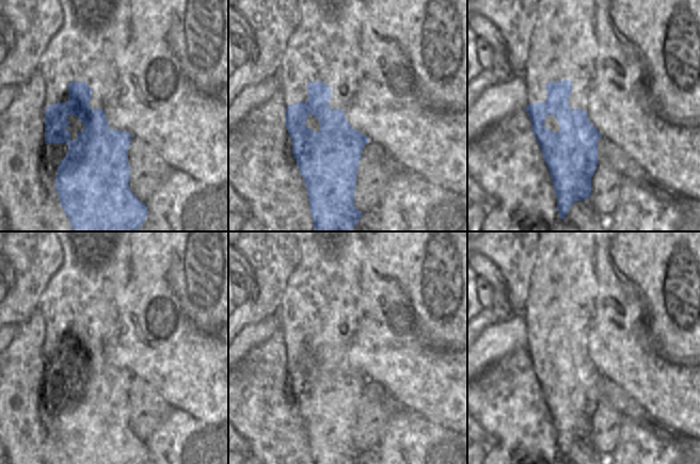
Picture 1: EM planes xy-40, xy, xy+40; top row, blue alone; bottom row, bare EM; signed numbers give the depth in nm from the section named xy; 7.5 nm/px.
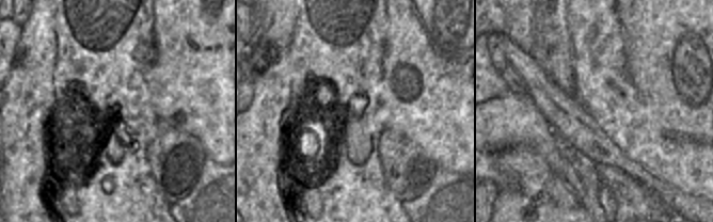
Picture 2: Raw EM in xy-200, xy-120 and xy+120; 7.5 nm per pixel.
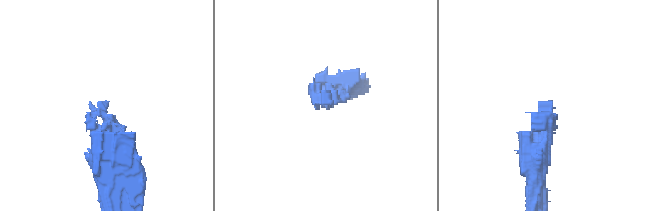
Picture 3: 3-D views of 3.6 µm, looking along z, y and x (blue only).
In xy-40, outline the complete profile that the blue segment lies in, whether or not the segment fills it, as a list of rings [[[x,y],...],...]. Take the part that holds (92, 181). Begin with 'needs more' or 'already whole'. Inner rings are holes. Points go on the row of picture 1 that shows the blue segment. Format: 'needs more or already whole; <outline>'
needs more; [[[59,0],[62,7],[62,25],[53,34],[47,44],[38,63],[38,70],[45,80],[45,101],[43,103],[43,115],[45,117],[45,144],[48,143],[68,143],[68,153],[66,157],[60,161],[58,166],[58,176],[55,178],[55,191],[60,195],[60,204],[70,221],[73,231],[138,231],[147,217],[147,208],[131,191],[128,185],[130,180],[130,165],[128,163],[128,147],[132,138],[131,133],[122,130],[109,129],[109,116],[105,114],[104,96],[108,94],[116,94],[118,92],[127,94],[137,80],[128,69],[128,59],[124,61],[114,55],[120,52],[121,47],[125,47],[130,42],[130,18],[132,12],[130,10],[130,0]],[[68,115],[76,115],[83,123],[83,131],[77,133],[77,140],[70,140],[70,132],[66,129],[70,123],[67,121]]]

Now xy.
needs more; [[[297,0],[301,18],[299,25],[286,46],[280,69],[280,87],[284,93],[286,109],[286,127],[292,140],[292,155],[299,172],[307,189],[309,210],[315,231],[348,231],[351,230],[363,213],[354,206],[354,189],[361,153],[369,139],[359,130],[354,130],[344,113],[344,97],[355,91],[373,86],[370,73],[356,74],[356,59],[348,52],[351,45],[356,44],[359,32],[357,15],[361,5],[350,6],[349,17],[339,17],[346,6],[346,0]],[[307,115],[315,115],[320,123],[320,131],[315,132],[305,126]]]

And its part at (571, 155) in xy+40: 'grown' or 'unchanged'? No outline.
grown

